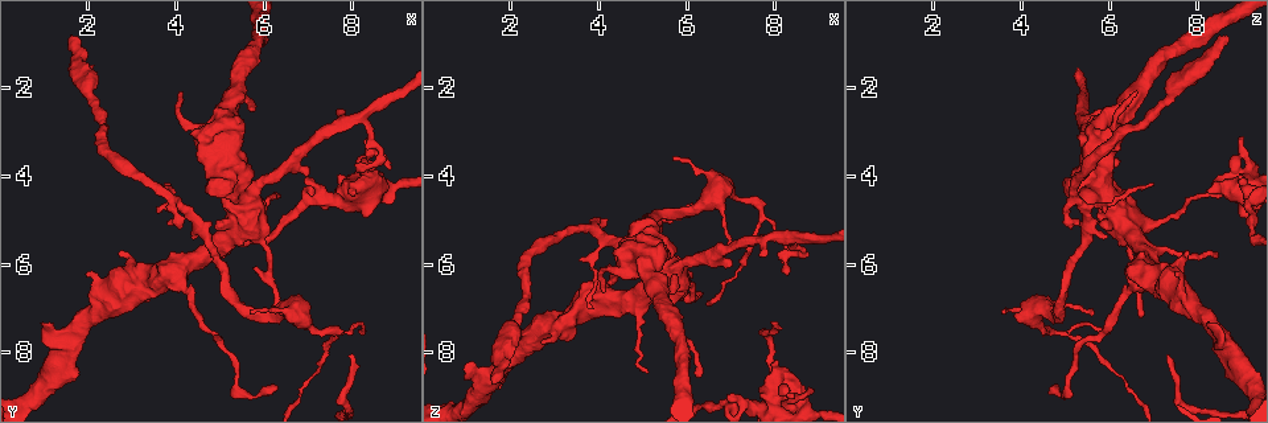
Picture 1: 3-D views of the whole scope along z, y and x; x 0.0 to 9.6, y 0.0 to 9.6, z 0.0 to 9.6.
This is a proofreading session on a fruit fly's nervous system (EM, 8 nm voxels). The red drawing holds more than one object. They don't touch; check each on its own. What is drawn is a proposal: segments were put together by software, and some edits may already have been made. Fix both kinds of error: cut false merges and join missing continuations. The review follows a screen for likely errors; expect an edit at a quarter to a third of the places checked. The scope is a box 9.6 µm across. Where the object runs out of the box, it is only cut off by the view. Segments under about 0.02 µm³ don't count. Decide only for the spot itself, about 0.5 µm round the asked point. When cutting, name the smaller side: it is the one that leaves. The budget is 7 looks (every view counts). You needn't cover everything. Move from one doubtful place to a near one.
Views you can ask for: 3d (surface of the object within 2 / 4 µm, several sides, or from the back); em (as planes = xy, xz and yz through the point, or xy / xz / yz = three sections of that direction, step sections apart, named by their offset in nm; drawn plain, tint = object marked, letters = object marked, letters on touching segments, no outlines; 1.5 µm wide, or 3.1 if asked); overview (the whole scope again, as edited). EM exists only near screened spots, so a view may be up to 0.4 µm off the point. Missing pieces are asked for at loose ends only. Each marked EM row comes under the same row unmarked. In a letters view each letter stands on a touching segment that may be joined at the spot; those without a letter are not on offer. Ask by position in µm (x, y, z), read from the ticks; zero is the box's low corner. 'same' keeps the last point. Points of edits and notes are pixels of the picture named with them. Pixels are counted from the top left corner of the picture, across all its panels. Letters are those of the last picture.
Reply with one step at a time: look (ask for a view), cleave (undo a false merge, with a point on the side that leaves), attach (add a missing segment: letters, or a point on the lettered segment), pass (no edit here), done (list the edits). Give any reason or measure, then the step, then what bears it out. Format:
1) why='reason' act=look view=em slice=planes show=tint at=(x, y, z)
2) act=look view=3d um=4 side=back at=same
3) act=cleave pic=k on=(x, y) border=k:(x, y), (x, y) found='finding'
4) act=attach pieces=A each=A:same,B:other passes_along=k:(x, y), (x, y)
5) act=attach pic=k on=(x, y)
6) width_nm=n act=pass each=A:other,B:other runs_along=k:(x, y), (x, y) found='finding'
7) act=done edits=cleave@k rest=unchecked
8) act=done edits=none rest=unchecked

why='an open end' act=look view=em slice=xy step=4 show=tint at=(1.65, 8.55, 8.85)

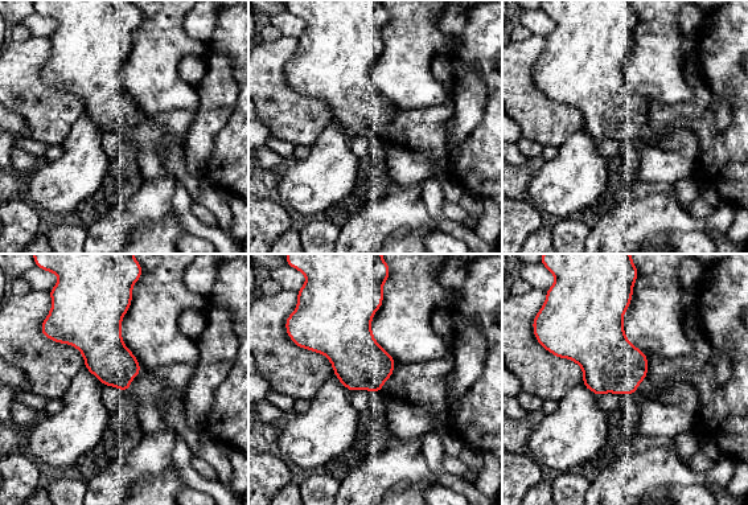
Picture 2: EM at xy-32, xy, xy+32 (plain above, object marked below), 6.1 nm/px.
why='another direction' act=look view=em slice=planes show=letters at=same

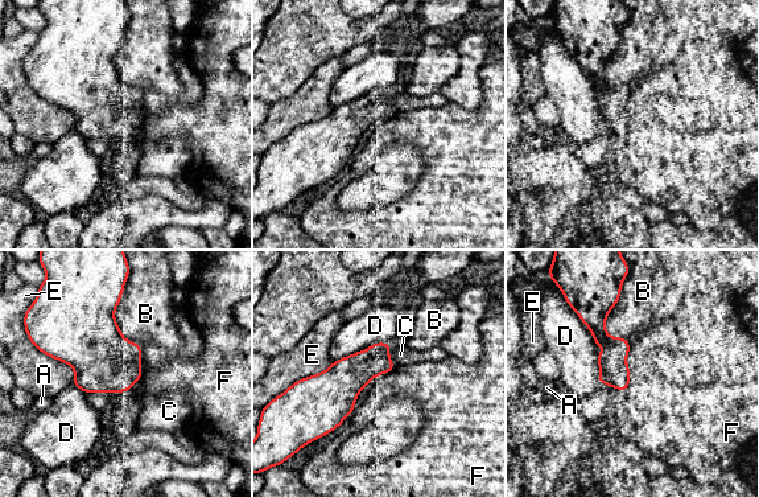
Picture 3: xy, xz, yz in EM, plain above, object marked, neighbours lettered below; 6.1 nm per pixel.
longest_contact=B:380nm act=attach pieces=C each=A:other,B:other,C:same,D:other,E:other,F:other found='the cell continues'

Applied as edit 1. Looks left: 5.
why='an open end' act=look view=em slice=planes show=tint at=(6.90, 4.15, 9.00)

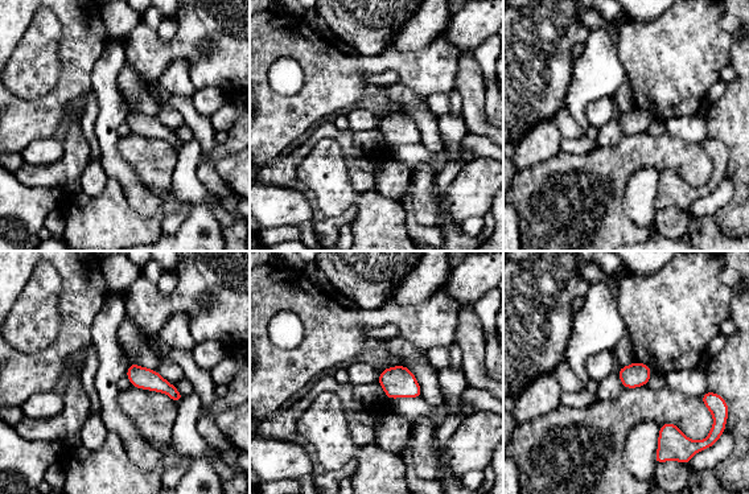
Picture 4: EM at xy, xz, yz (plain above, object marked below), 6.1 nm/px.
why='see the neighbours' act=look view=em slice=planes show=letters at=same

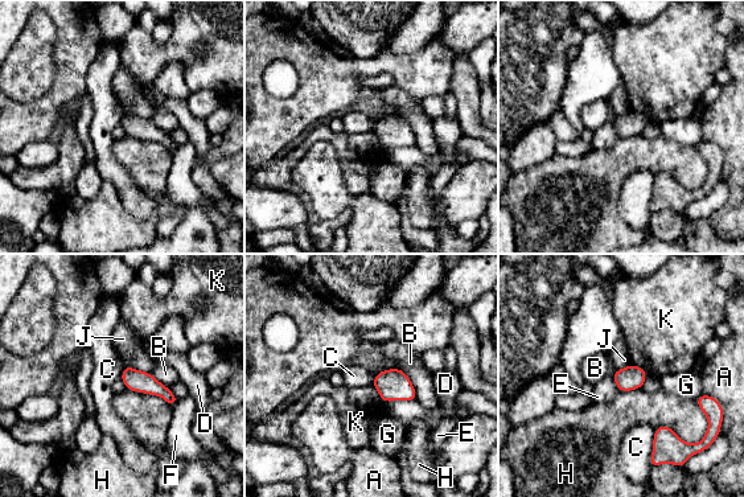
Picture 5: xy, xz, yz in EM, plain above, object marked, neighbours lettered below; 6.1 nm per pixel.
longest_contact=H:300nm act=pass each=A:other,B:other,C:other,D:other,E:other,F:other,G:other,H:other,J:other,K:other found='no lettered segment goes on from it'

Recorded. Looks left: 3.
why='tapers out' act=look view=3d um=2 at=(8.20, 7.60, 6.00)

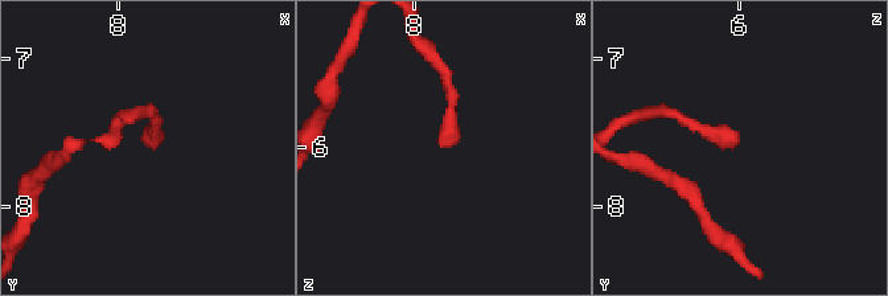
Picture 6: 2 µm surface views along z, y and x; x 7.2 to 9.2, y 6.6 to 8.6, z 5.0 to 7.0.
act=look view=em slice=xz step=4 show=tint at=(8.24, 7.60, 5.96)

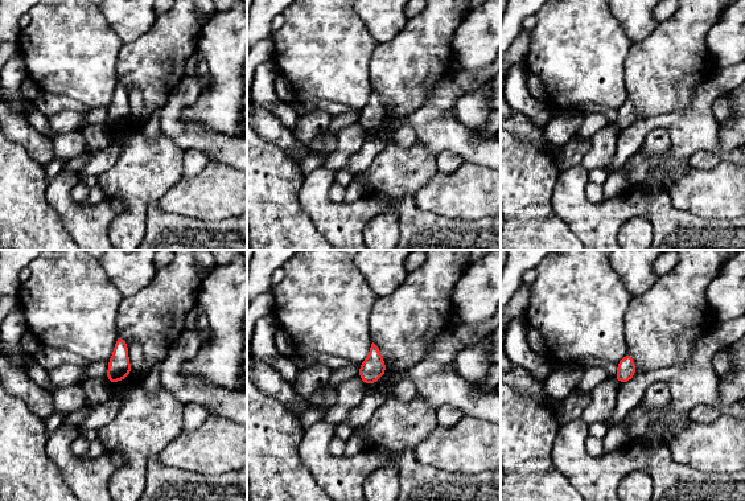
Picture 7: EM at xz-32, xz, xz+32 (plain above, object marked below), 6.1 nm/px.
why='another direction' act=look view=em slice=planes show=letters at=same

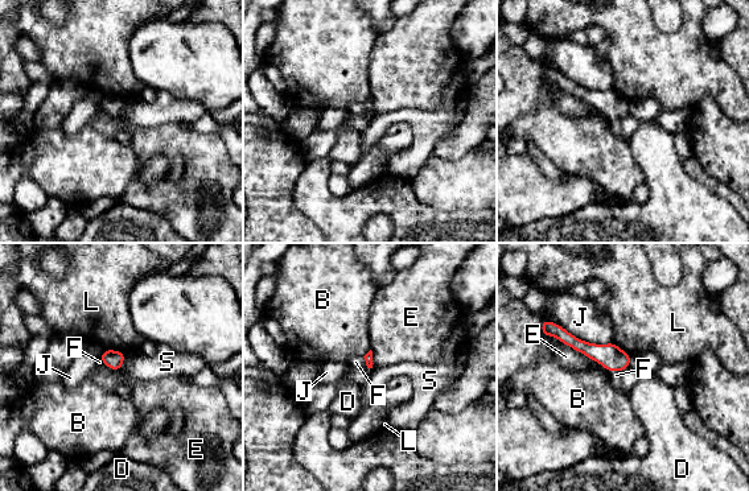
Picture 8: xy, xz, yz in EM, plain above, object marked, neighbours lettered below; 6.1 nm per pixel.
act=pass each=B:other,D:other,E:other,F:other,J:other,L:other,S:other runs_along=8:(556, 329), (580, 346), (626, 363) found='no lettered segment goes on from it'

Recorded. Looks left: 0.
act=done edits=attach@3 rest=unchecked

